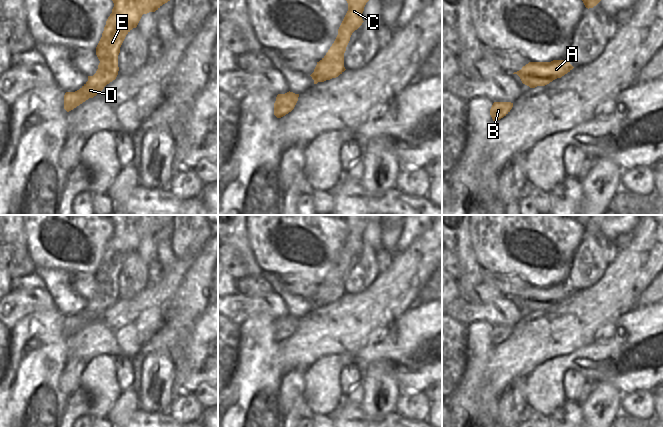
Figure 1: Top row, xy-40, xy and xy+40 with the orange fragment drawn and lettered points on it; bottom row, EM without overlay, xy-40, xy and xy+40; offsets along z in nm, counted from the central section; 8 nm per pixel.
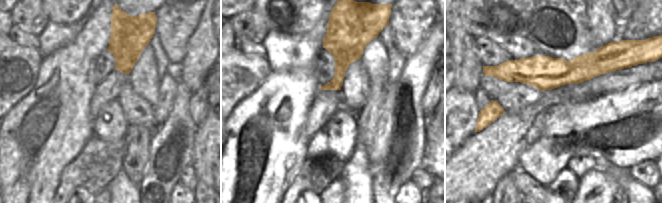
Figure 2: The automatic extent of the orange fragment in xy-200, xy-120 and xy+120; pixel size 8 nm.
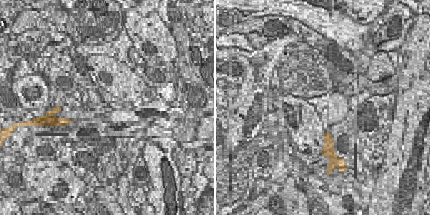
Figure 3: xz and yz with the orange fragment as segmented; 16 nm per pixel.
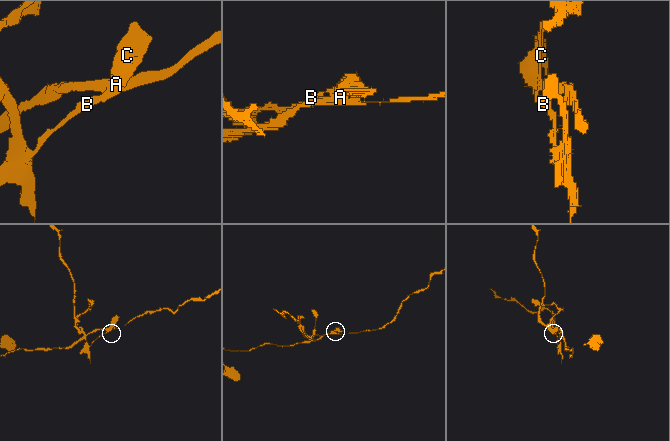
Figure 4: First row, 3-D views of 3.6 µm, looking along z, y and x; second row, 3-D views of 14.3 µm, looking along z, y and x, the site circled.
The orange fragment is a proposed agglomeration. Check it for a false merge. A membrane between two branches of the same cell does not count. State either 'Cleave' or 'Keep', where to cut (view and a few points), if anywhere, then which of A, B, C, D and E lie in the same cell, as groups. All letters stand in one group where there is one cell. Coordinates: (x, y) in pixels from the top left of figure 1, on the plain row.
Cleave. Split along xy (317, 289), (317, 294), (314, 296). Groups: A / B C D E

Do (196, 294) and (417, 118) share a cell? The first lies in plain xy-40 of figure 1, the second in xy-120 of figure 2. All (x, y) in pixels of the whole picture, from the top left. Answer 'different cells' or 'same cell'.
same cell

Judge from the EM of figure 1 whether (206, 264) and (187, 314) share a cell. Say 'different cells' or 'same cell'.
same cell

